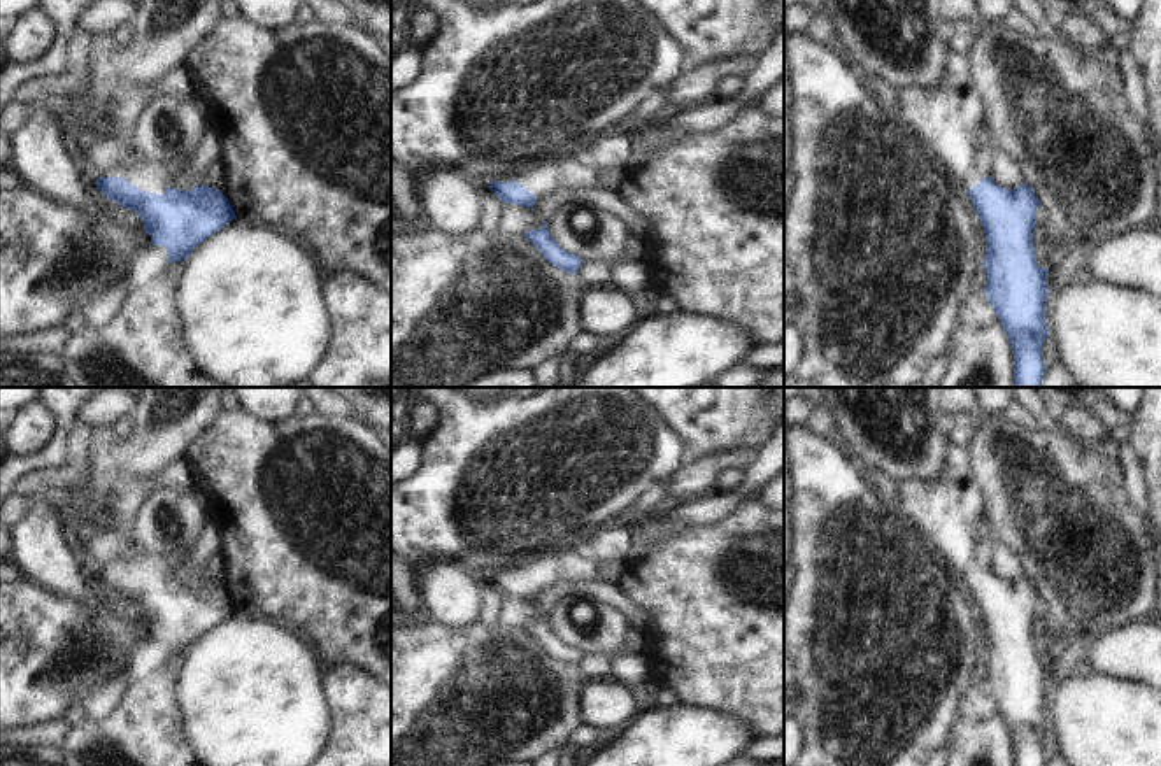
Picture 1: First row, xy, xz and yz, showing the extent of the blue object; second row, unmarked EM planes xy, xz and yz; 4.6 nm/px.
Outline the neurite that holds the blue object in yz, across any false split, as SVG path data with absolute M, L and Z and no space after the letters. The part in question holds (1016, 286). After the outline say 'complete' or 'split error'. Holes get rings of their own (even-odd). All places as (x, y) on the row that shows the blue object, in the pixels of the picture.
M949 51L938 89L912 86L900 95L903 123L965 188L982 223L987 244L984 293L1010 340L1014 386L1042 387L1049 270L1035 258L1033 230L1040 207L1035 189L1026 182L1005 189L975 168L975 135L986 107L966 56Z; split error

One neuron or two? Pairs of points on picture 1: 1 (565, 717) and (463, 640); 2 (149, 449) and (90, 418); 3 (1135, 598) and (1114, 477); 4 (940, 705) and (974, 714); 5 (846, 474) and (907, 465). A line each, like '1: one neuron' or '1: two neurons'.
1: one neuron
2: two neurons
3: one neuron
4: two neurons
5: two neurons

